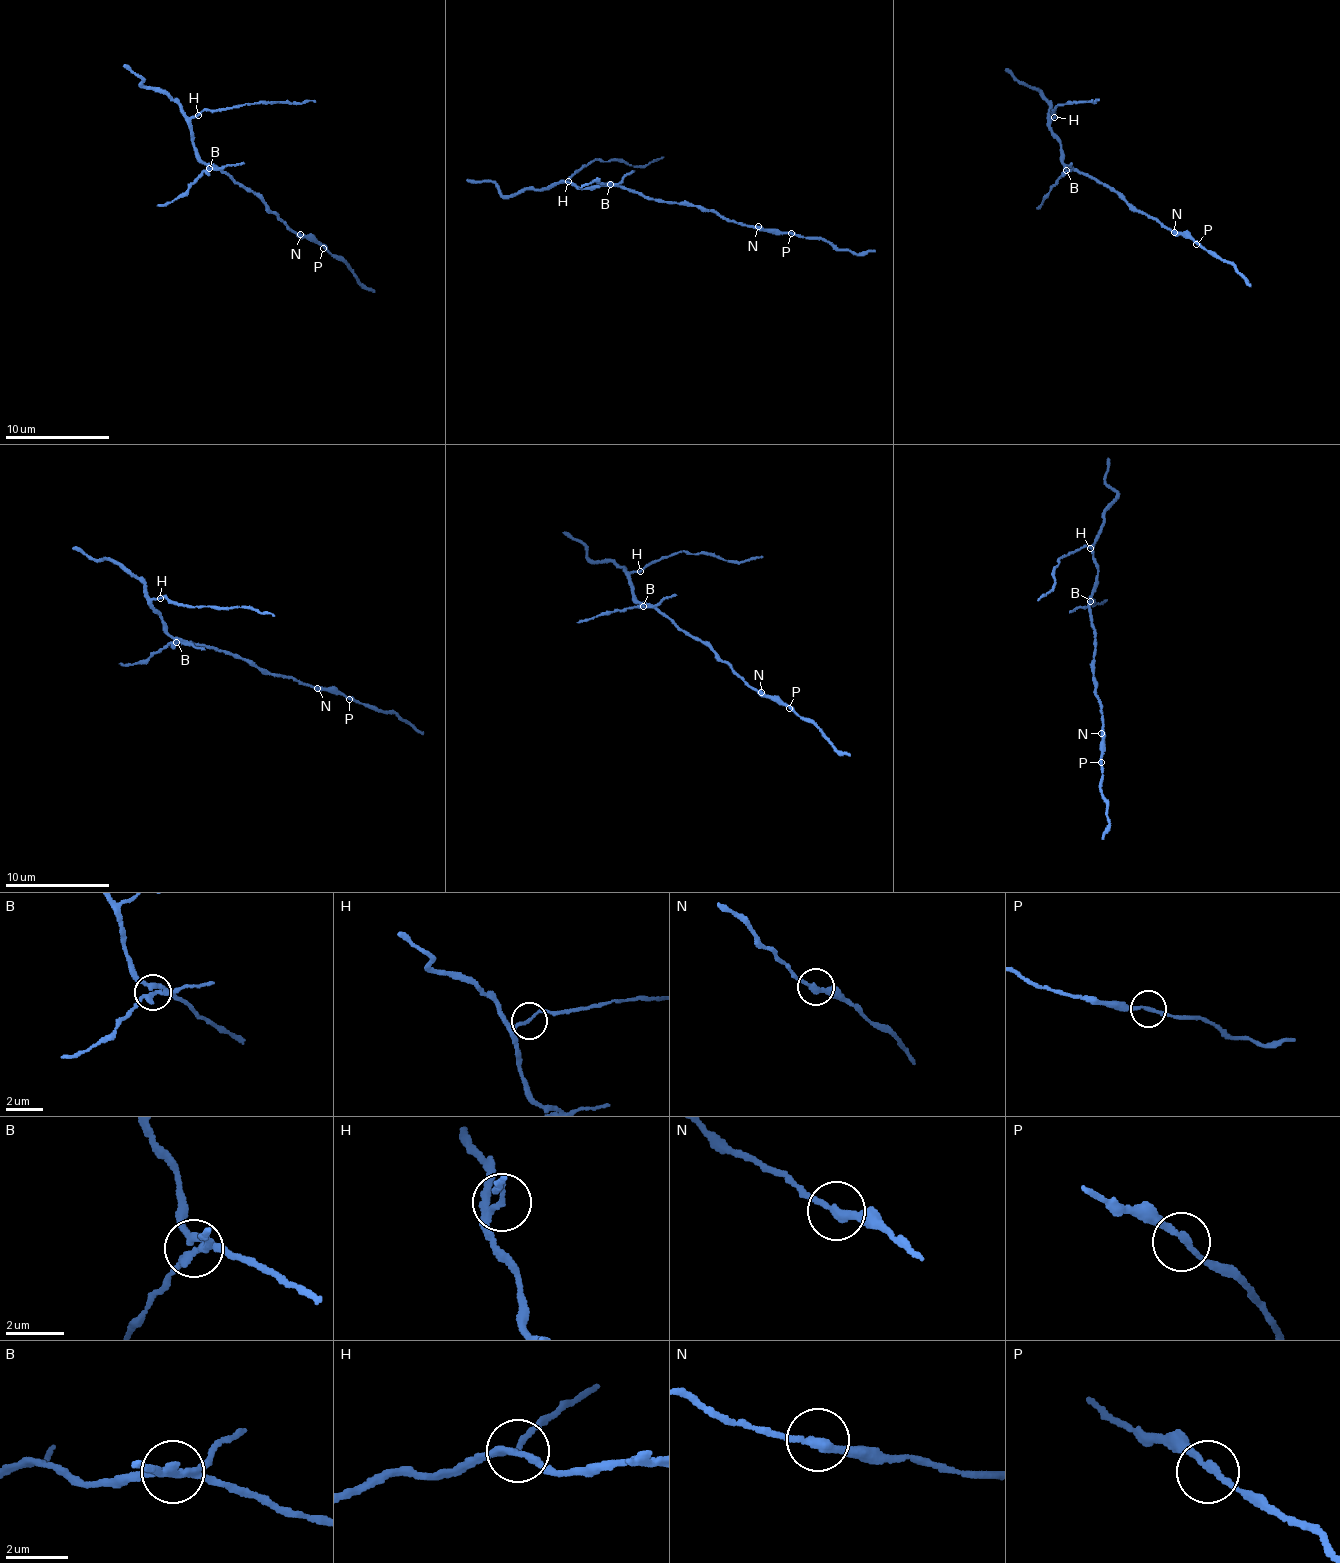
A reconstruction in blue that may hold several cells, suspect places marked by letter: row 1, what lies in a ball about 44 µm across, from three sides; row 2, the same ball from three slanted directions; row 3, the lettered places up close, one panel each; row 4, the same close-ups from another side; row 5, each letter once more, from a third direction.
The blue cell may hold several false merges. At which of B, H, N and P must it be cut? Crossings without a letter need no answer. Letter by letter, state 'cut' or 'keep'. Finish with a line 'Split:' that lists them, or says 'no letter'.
B: cut
H: cut
N: keep
P: keep
Split: B, H

